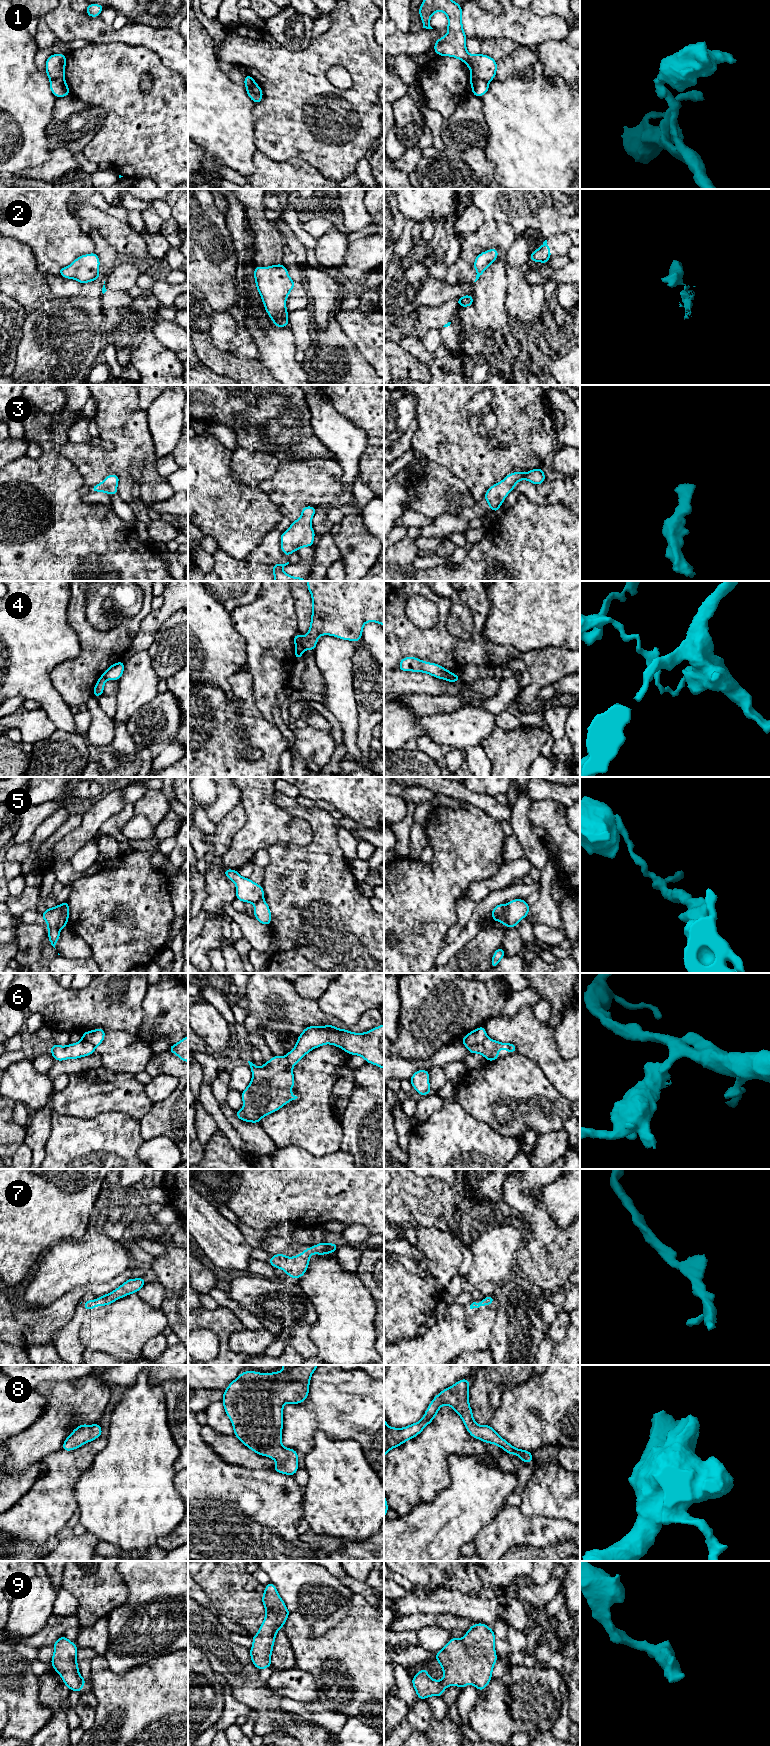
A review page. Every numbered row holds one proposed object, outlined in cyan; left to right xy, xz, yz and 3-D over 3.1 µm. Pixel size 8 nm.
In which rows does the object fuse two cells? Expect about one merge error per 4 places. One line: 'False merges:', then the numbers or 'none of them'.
False merges: 1, 2, 4, 5, 6

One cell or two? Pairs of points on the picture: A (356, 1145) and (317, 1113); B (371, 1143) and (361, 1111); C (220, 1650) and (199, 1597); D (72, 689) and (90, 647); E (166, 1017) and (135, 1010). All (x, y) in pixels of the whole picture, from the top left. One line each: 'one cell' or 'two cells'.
A: two cells
B: one cell
C: two cells
D: one cell
E: two cells

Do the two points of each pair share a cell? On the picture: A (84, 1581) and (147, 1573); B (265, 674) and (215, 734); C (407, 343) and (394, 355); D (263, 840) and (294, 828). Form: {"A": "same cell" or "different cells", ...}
{"A": "different cells", "B": "different cells", "C": "different cells", "D": "same cell"}

